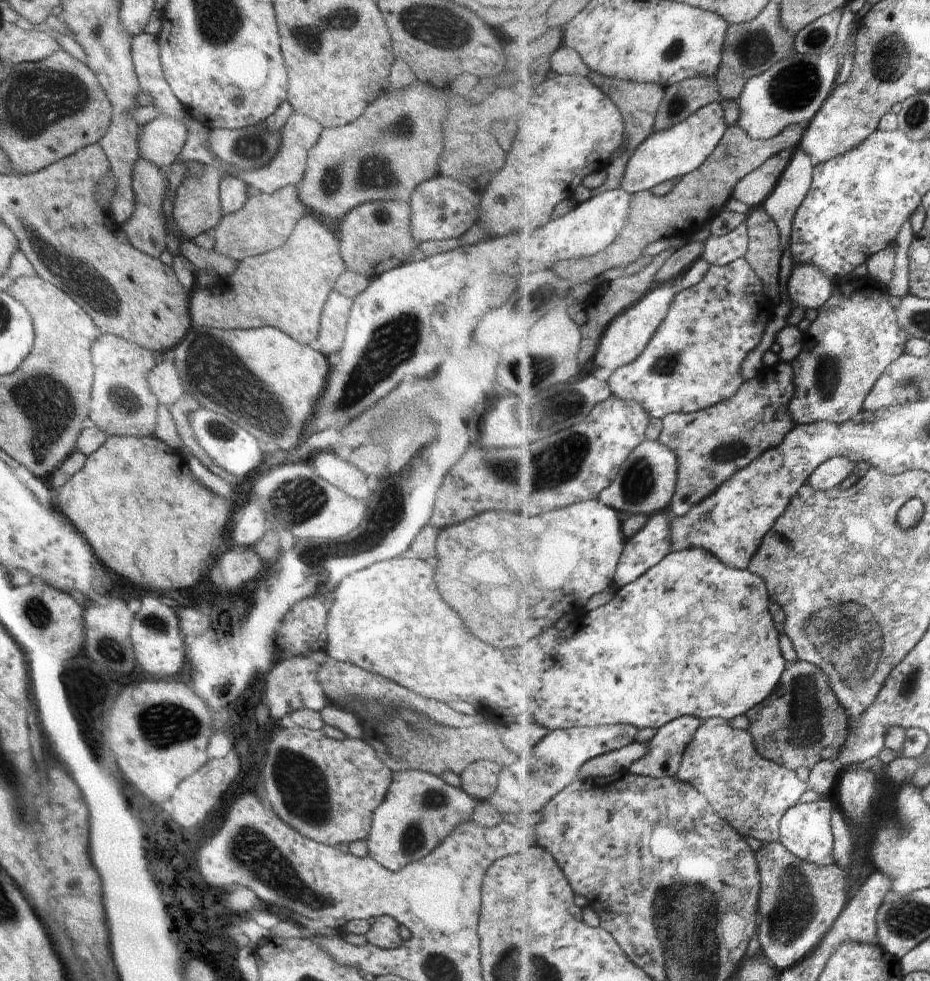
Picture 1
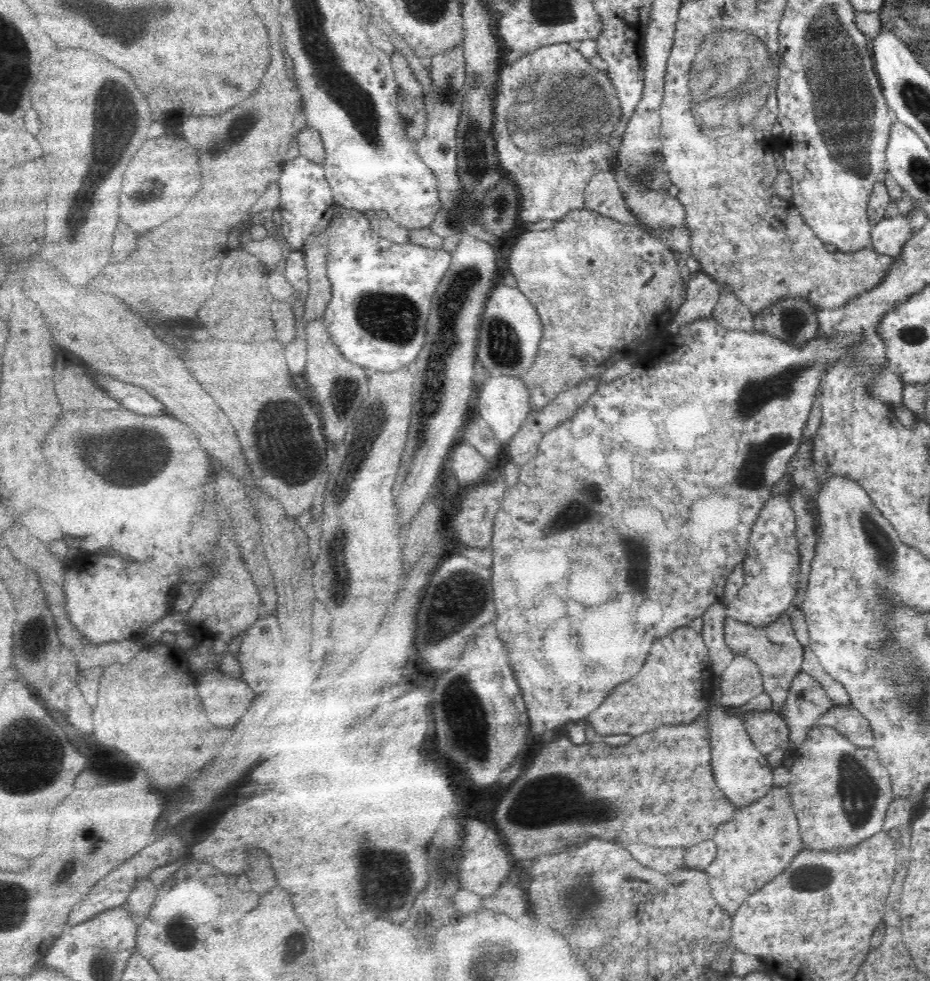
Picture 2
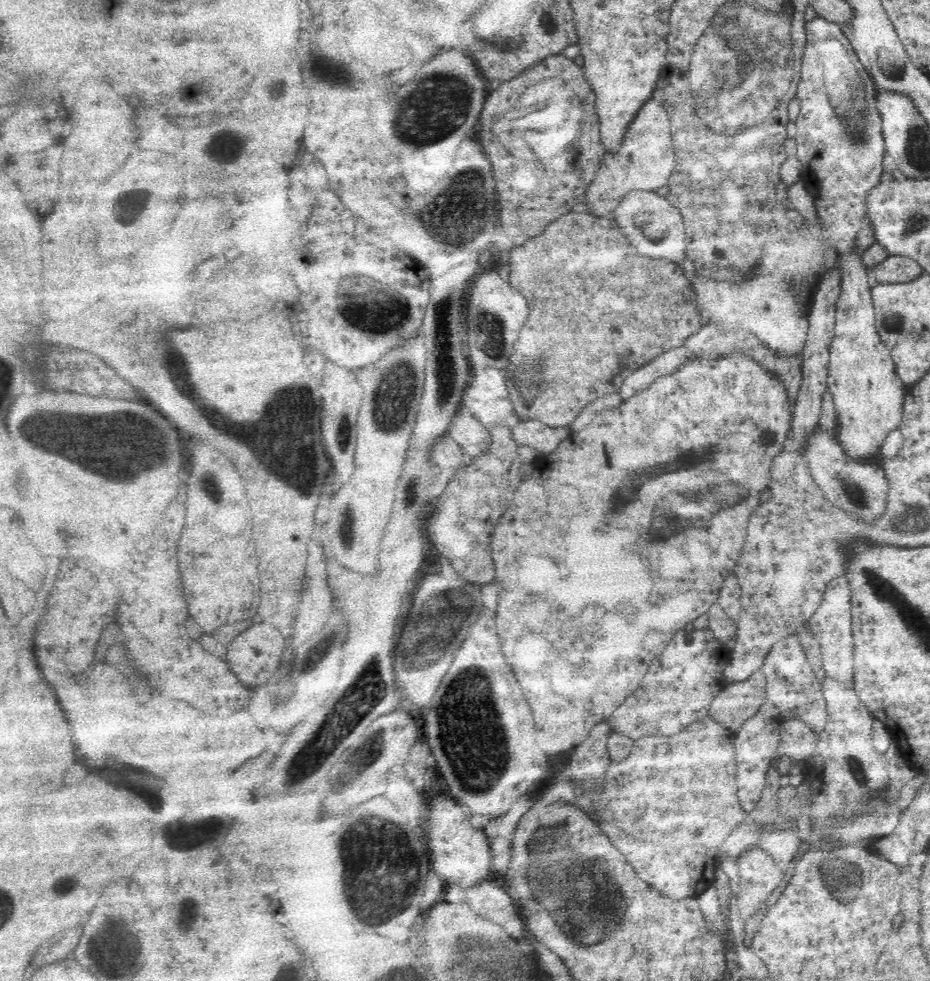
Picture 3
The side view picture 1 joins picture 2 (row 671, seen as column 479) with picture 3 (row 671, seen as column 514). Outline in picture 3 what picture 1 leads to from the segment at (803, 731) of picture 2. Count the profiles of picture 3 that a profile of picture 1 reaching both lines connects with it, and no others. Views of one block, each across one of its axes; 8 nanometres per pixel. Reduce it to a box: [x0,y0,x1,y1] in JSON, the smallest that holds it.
[760,636,828,736]

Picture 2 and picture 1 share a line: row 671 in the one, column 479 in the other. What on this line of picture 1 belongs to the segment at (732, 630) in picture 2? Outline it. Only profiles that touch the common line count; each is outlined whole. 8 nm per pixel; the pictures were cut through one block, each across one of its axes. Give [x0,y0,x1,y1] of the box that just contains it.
[460,760,503,800]

